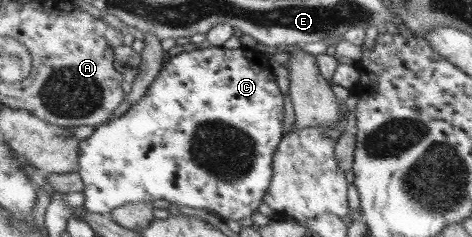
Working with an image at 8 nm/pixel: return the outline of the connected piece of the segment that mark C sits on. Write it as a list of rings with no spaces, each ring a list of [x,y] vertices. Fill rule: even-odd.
[[[212,46],[208,49],[196,49],[189,52],[181,52],[175,57],[171,57],[168,63],[163,63],[157,78],[147,89],[142,99],[135,105],[113,119],[97,126],[93,136],[87,137],[80,145],[80,170],[78,174],[84,183],[85,203],[82,205],[87,213],[105,213],[115,210],[116,207],[124,206],[125,203],[137,201],[152,202],[159,199],[169,201],[175,207],[187,205],[197,209],[206,209],[214,213],[224,221],[241,221],[245,217],[251,217],[253,211],[263,203],[263,197],[269,189],[273,175],[273,155],[277,150],[277,145],[281,142],[283,135],[283,97],[277,89],[275,75],[269,67],[270,61],[267,57],[255,53],[254,49],[249,49],[249,67],[247,67],[247,57],[245,49],[223,49],[223,46]]]

